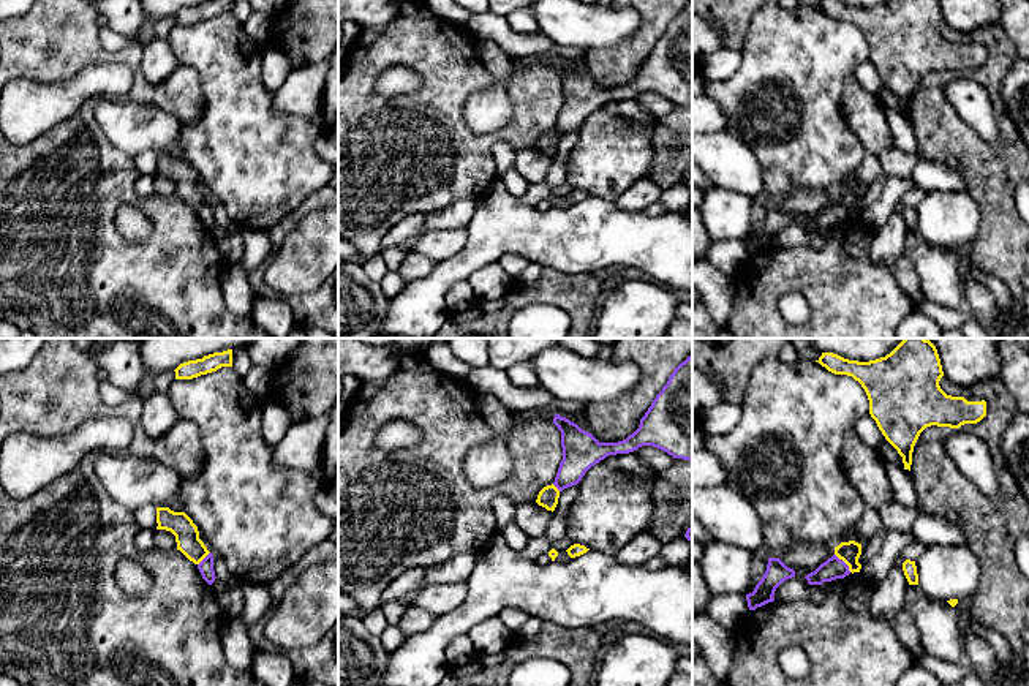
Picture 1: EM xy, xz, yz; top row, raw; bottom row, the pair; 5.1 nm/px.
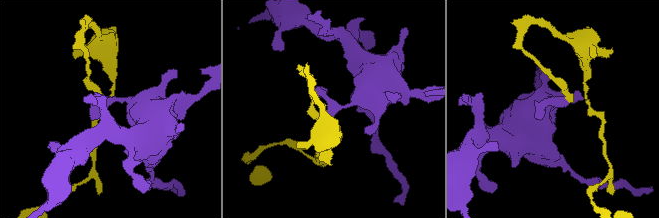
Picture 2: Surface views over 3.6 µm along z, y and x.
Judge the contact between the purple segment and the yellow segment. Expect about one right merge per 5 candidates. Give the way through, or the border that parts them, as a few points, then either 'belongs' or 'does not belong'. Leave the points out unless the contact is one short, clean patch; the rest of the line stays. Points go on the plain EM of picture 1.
along yz (835, 199), (851, 217) | does not belong

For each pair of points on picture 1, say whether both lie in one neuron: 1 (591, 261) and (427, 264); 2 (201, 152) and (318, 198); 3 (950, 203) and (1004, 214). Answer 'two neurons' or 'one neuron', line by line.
1: two neurons
2: two neurons
3: two neurons

